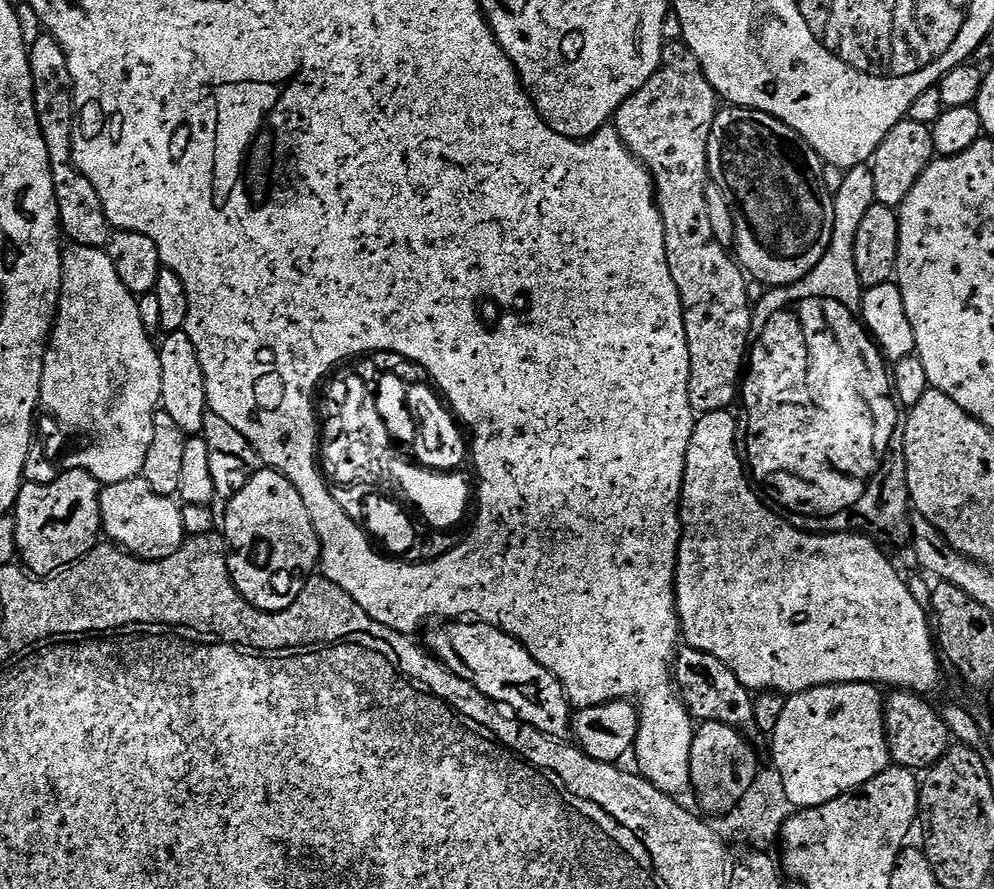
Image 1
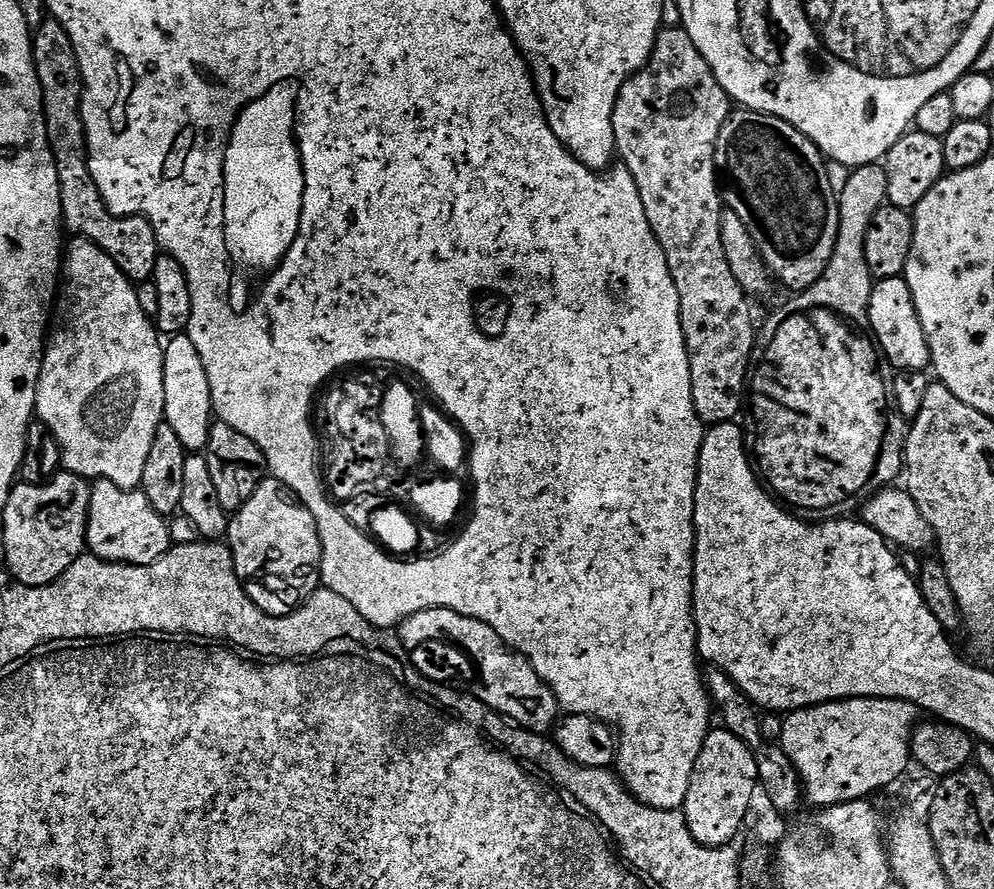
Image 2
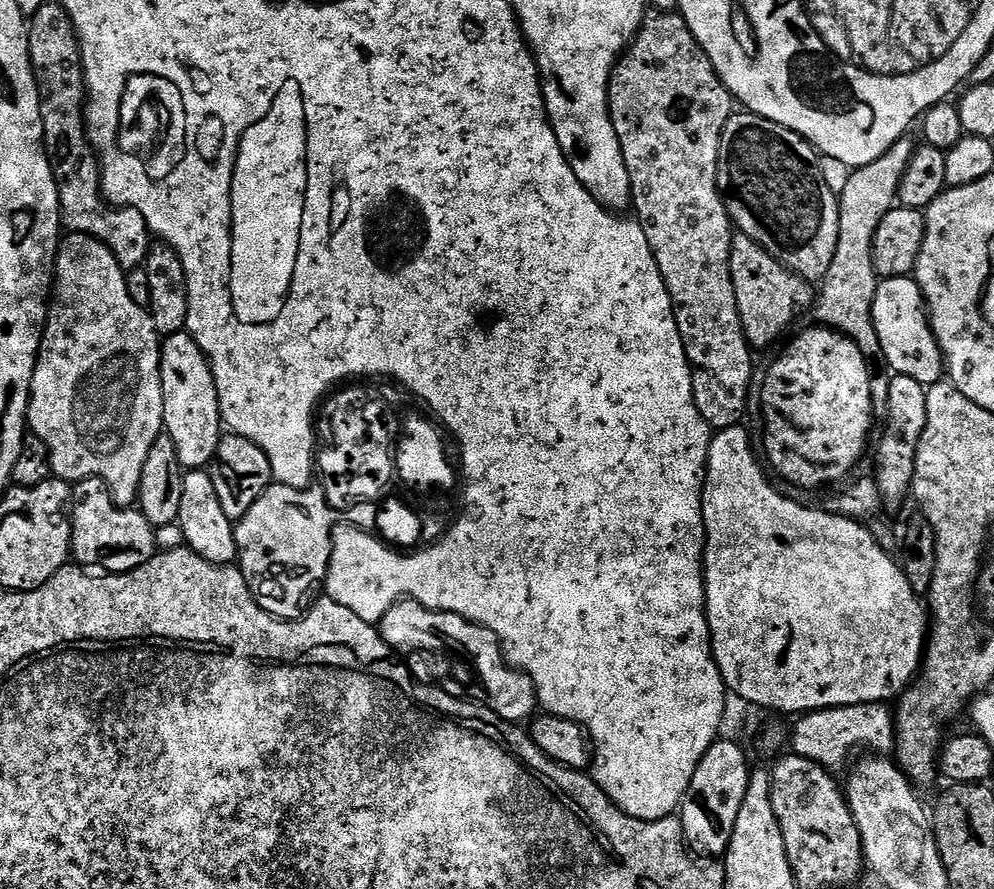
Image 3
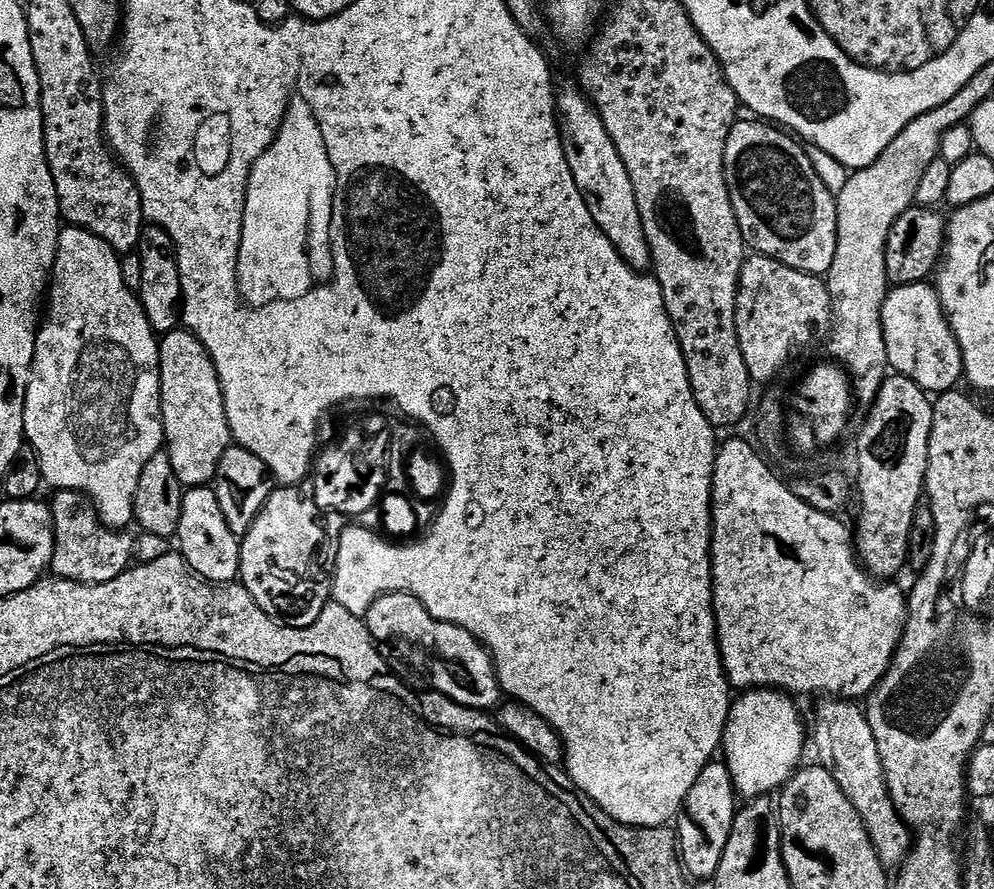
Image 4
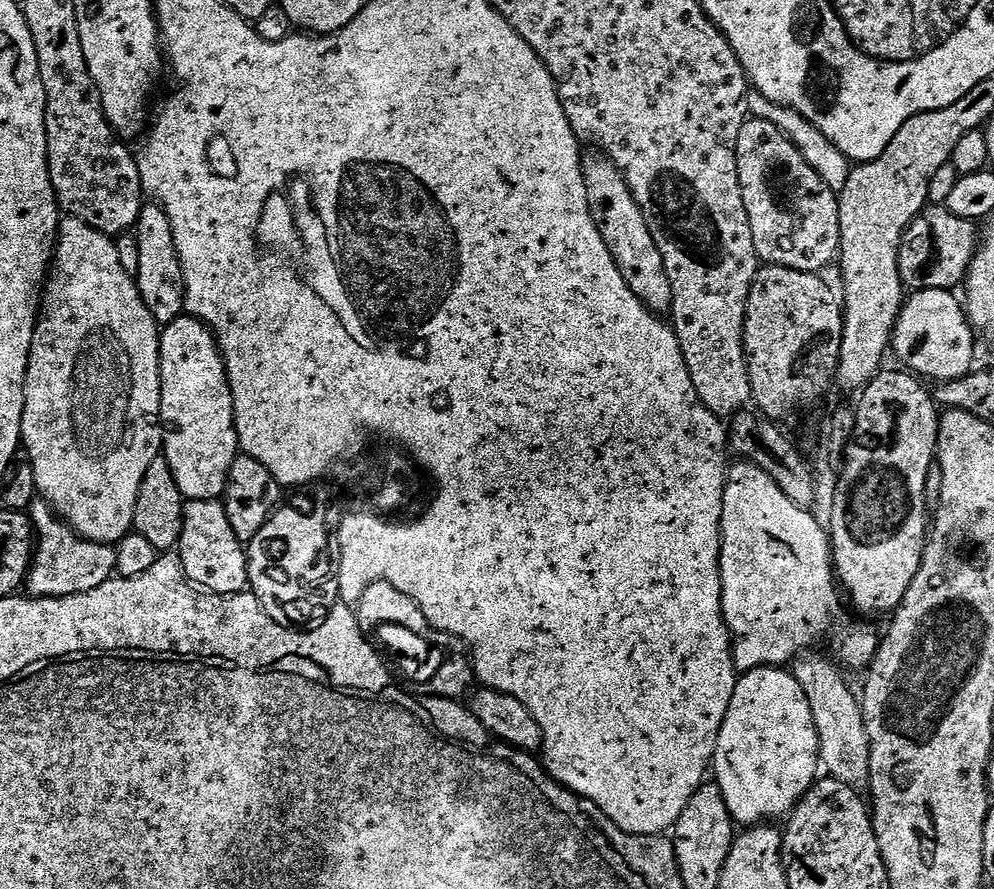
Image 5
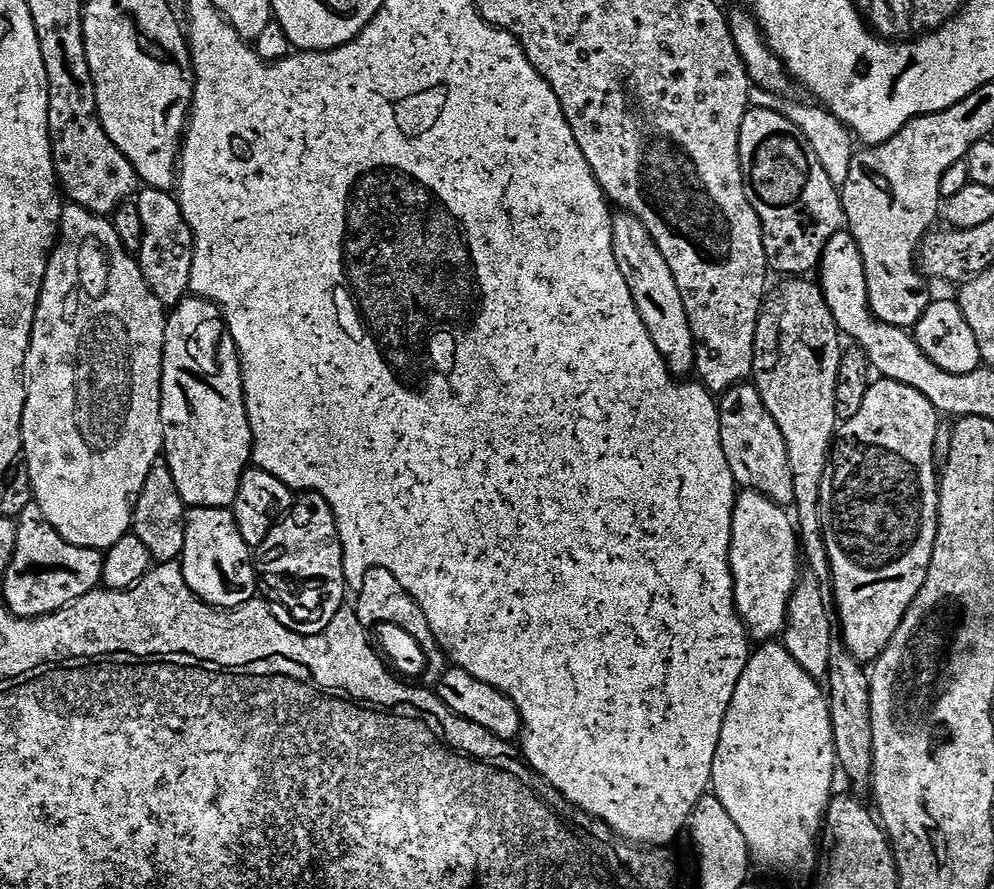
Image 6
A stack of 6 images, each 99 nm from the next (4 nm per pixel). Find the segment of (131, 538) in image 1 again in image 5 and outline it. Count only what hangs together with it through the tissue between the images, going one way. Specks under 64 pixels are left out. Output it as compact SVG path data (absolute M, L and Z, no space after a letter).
M37 498L31 506L32 527L35 532L32 566L26 581L27 595L69 596L94 590L117 575L116 549L110 544L96 544L76 535L71 527L54 511L51 504Z

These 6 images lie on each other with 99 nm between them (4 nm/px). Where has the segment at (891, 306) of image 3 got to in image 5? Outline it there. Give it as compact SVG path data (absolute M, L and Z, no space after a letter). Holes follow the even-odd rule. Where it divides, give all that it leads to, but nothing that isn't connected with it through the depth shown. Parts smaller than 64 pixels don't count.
M921 288L907 297L896 328L892 332L891 351L907 371L925 381L957 380L973 371L976 360L977 333L968 323L965 305L955 291ZM925 376L925 377L924 377ZM928 379L928 380L927 380Z

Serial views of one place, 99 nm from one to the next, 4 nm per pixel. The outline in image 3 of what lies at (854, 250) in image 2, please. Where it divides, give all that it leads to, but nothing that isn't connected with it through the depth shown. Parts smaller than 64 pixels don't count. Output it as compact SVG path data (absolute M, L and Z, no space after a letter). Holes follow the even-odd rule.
M911 138L899 140L882 158L855 169L849 175L846 188L838 195L840 201L840 241L830 266L826 283L820 288L814 310L826 317L833 327L849 337L866 344L869 355L879 355L880 342L873 326L872 306L876 294L878 275L874 263L874 241L880 231L880 223L890 209L897 207L900 184L918 151L918 144ZM834 288L834 290L830 290ZM847 311L853 314L846 314ZM868 342L868 344L867 344Z

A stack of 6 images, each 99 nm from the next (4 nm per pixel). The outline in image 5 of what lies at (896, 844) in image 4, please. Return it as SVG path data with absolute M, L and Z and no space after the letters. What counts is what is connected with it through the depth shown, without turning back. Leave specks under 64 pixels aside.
M807 652L791 665L790 671L802 686L816 719L823 771L828 771L825 773L831 779L841 780L854 789L867 789L871 781L872 740L864 725L861 697L852 693L847 678L843 676L845 673L835 659L827 660L820 652Z

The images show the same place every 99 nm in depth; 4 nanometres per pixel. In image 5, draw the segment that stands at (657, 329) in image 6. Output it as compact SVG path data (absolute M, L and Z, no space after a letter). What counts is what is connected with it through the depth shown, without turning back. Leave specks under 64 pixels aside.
M592 150L589 156L587 153L582 163L592 217L600 227L600 233L610 254L616 259L622 278L626 278L626 286L634 290L634 294L646 305L648 311L657 314L671 313L672 287L666 274L664 255L662 250L658 250L658 242L654 242L654 234L650 234L650 226L622 170L609 156L599 150Z

